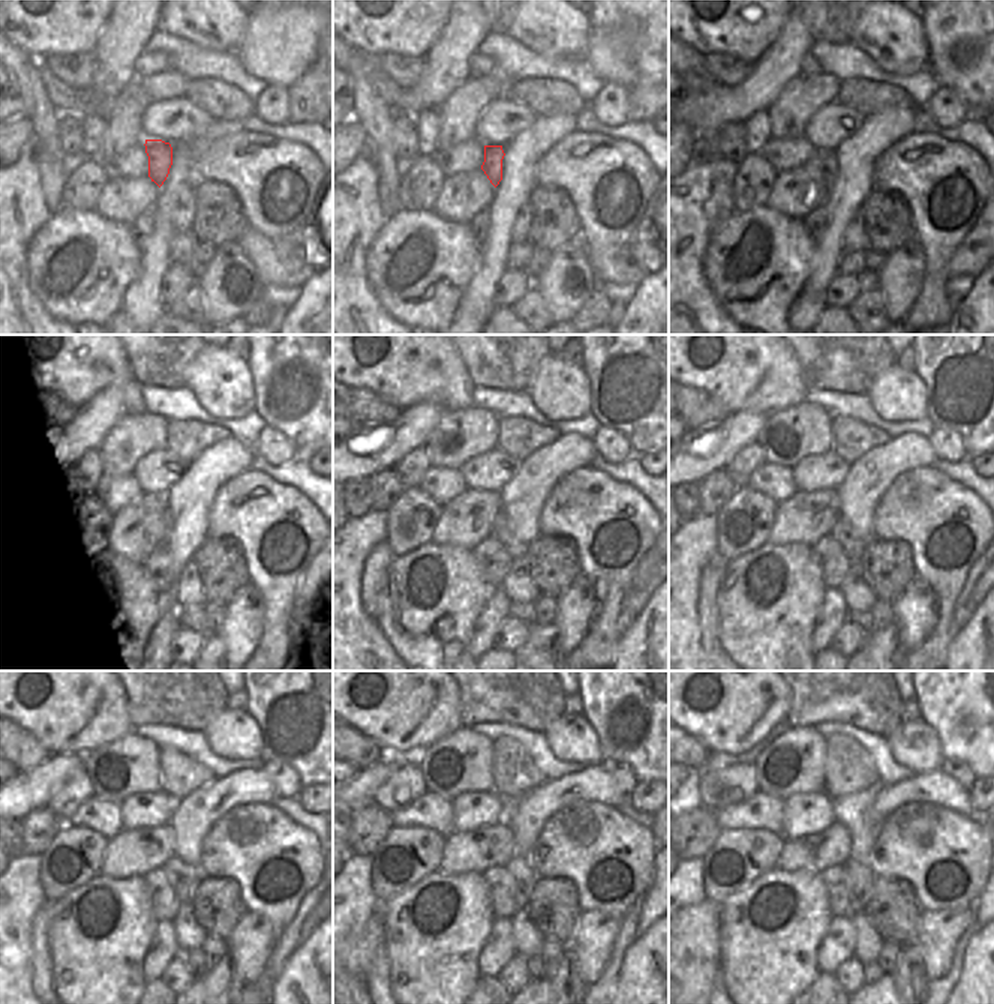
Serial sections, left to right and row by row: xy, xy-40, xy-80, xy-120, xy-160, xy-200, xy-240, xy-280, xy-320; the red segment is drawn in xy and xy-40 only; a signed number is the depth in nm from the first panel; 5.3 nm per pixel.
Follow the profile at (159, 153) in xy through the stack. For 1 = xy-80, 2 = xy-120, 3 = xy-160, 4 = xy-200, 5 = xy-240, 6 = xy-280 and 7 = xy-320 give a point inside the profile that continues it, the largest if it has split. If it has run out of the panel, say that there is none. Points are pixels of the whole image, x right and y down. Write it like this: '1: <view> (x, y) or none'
1: xy-80 (829, 159)
2: xy-120 (165, 512)
3: xy-160 (502, 527)
4: xy-200 (853, 547)
5: xy-240 (183, 878)
6: xy-280 (520, 868)
7: xy-320 (861, 878)

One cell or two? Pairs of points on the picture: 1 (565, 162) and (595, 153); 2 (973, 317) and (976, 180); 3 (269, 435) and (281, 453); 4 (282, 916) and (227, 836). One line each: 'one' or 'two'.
1: one
2: two
3: one
4: one

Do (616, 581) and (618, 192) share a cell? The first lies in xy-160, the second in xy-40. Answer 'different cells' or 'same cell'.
same cell

